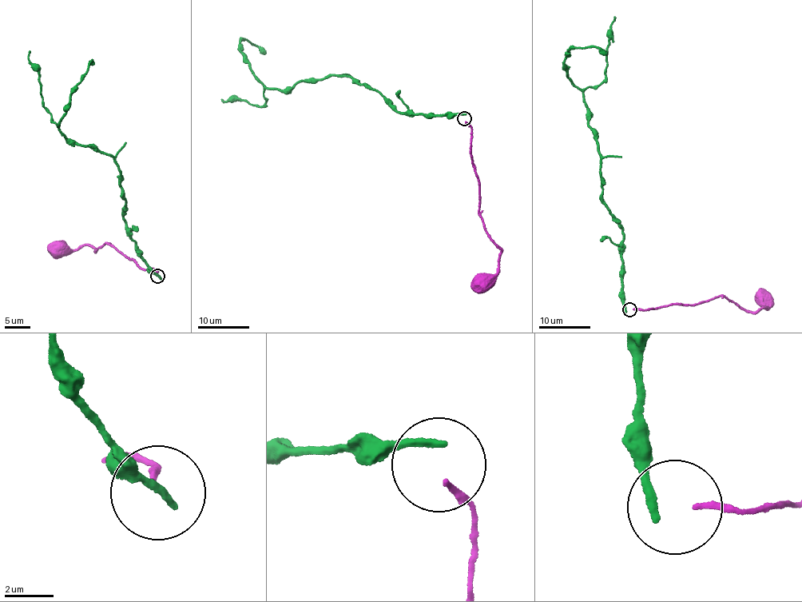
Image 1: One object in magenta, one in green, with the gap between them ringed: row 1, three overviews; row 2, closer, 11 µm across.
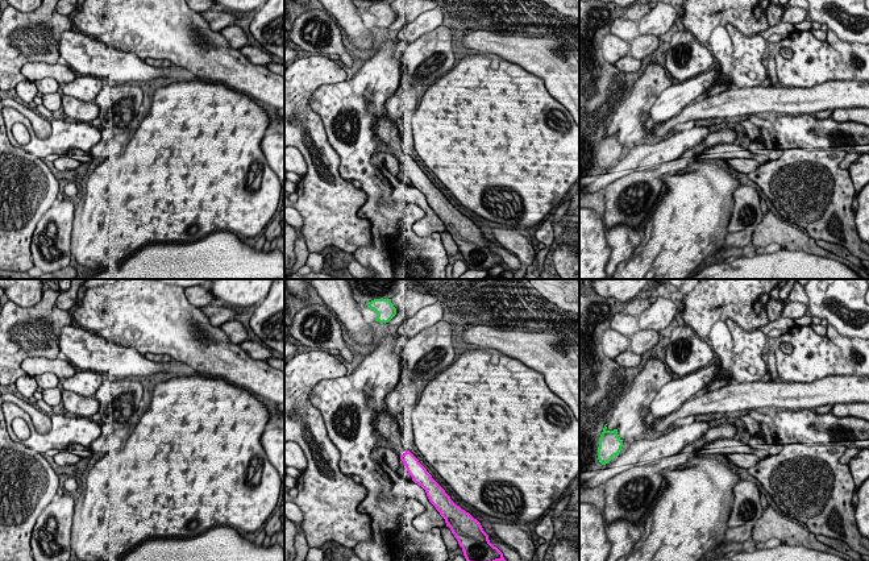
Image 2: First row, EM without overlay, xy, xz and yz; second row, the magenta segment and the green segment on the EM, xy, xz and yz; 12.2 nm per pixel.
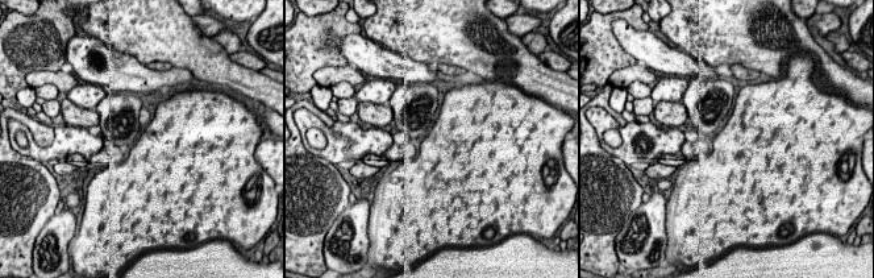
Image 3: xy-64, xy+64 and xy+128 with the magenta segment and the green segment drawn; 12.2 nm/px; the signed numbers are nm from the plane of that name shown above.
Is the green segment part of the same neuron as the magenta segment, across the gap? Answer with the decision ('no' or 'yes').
no

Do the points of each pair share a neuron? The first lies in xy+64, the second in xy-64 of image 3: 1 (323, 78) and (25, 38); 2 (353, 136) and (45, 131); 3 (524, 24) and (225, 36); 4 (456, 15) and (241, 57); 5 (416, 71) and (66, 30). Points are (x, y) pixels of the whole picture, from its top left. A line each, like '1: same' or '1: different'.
1: different
2: different
3: different
4: different
5: different

